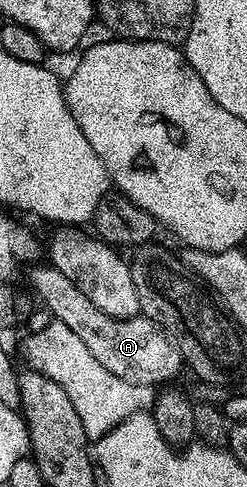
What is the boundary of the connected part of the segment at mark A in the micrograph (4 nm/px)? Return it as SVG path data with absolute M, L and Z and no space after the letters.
M35 264L31 268L35 268L30 273L31 287L29 286L33 296L41 302L53 320L64 323L64 327L76 331L84 347L88 347L88 351L92 351L92 356L102 366L108 367L112 375L120 375L120 379L128 383L162 387L173 382L170 380L178 372L183 372L182 352L178 350L169 333L163 331L156 322L141 315L113 317L100 311L100 307L96 307L92 299L88 299L88 295L84 295L84 291L80 291L80 287L72 283L72 279L68 279L68 275L55 269L53 264L42 264Z

